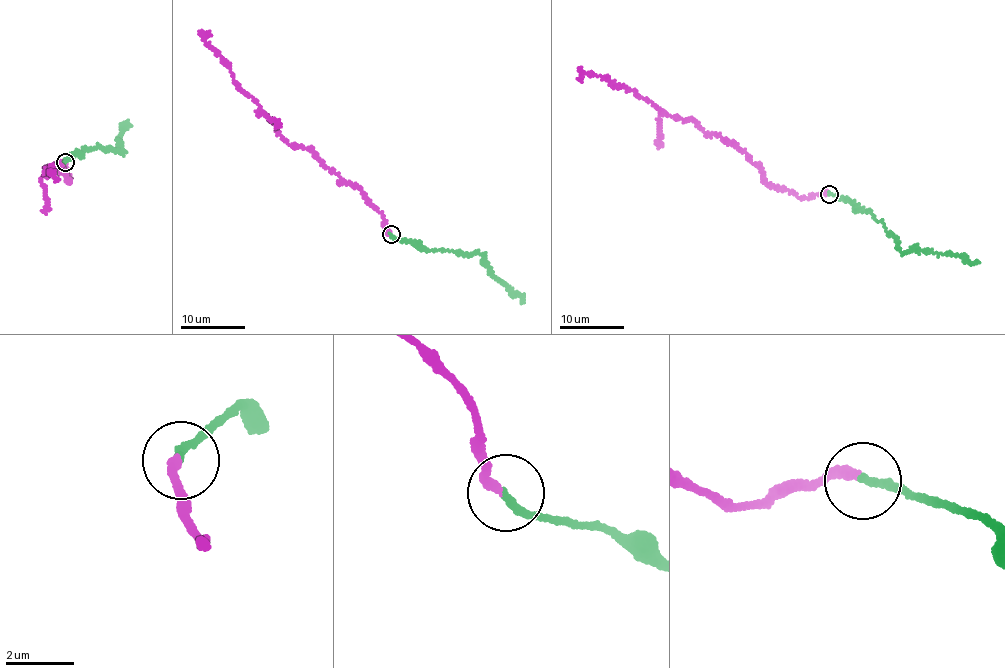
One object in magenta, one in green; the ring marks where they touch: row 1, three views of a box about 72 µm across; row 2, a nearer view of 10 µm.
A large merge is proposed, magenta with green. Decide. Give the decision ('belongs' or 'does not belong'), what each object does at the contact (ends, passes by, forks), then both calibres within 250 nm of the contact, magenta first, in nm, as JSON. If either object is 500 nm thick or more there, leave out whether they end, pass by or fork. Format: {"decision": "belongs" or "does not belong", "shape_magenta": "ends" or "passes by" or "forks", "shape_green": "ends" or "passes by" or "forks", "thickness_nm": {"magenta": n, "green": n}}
{"decision": "does not belong", "shape_magenta": "ends", "shape_green": "ends", "thickness_nm": {"magenta": 280, "green": 260}}

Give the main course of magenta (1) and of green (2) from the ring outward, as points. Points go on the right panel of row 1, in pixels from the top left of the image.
1: (829, 193), (802, 199), (778, 189), (740, 150), (691, 120), (670, 117), (640, 96), (587, 73), (582, 82)
2: (830, 194), (849, 201), (882, 222), (903, 252), (928, 249), (964, 256), (979, 263)

